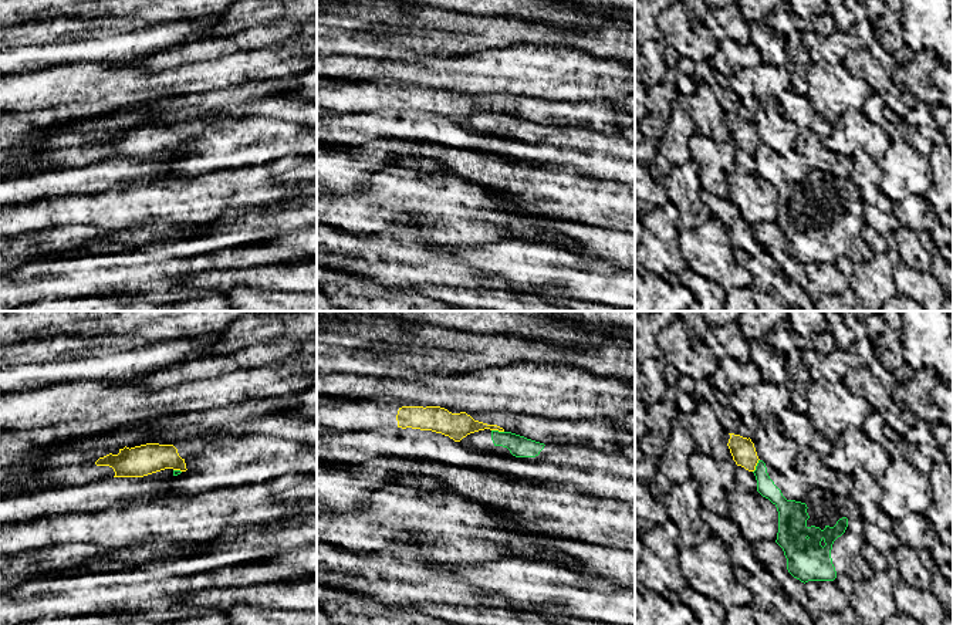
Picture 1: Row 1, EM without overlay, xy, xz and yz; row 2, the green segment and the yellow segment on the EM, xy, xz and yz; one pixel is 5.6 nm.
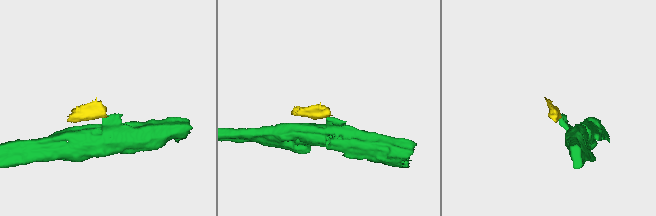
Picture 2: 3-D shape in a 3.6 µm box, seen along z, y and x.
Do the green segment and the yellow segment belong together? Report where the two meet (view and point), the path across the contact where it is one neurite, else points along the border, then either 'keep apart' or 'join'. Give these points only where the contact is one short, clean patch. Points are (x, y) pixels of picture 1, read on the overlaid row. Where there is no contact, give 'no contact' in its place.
xz (497, 431) | along xz (492, 429), (503, 432) | keep apart

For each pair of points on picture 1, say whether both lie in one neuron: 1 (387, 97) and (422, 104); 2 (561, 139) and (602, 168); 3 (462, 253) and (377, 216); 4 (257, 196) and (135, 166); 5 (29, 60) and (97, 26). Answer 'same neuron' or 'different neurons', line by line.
1: same neuron
2: same neuron
3: different neurons
4: different neurons
5: same neuron

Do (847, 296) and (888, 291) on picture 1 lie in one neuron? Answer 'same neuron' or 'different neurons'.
different neurons

